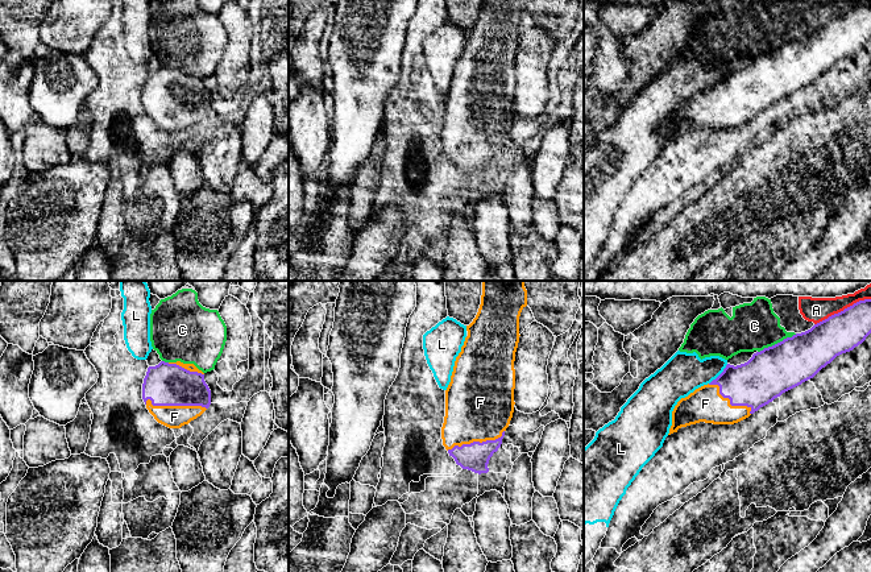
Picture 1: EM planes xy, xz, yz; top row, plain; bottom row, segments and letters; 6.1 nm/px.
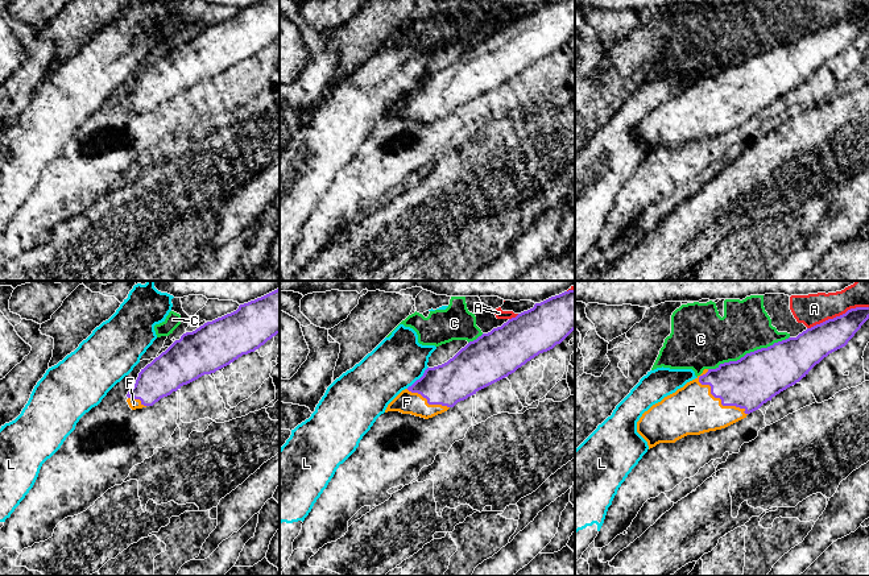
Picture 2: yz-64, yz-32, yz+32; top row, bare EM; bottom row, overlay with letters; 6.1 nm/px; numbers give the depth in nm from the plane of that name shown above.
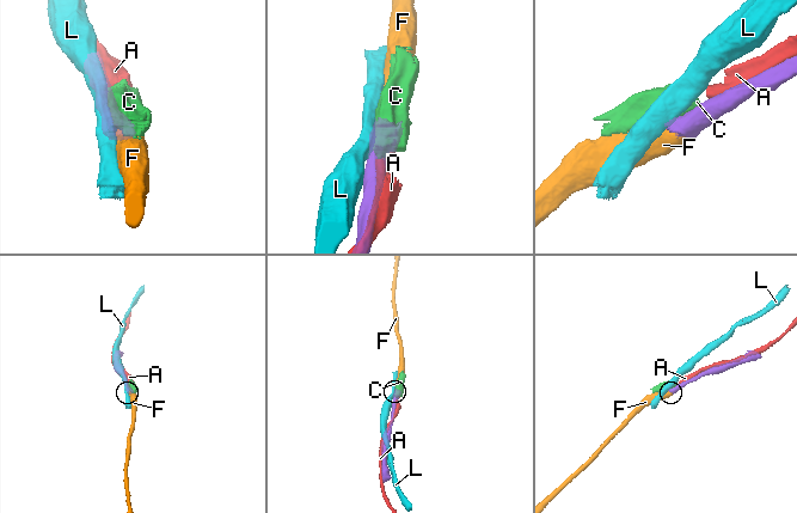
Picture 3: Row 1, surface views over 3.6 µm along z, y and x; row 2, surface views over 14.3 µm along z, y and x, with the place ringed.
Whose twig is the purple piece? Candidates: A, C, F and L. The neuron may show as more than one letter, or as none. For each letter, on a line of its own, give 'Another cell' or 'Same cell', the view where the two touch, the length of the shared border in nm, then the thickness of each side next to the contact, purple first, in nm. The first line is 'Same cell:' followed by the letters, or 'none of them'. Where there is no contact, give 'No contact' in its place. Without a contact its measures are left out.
Same cell: F
A: Another cell. Touches purple in yz. Shared border 380 nm. Thickness 240 nm (purple) against 150 nm
C: Another cell. Touches purple in yz. Shared border 260 nm. Thickness 300 nm (purple) against 300 nm
F: Same cell. Touches purple in xy. Shared border 380 nm. Thickness 260 nm (purple) against 140 nm
L: Another cell. Touches purple in yz. Shared border 170 nm. Thickness 280 nm (purple) against 240 nm

